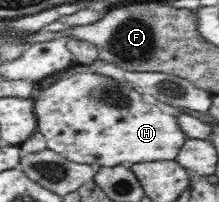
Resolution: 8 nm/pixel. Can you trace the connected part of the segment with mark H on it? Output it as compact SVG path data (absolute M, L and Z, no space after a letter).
M79 70L59 76L47 89L36 90L33 101L37 130L47 140L47 148L77 163L130 167L136 163L176 160L189 139L184 135L175 115L163 113L163 109L157 107L154 100L134 91L126 81L119 83L99 72Z

